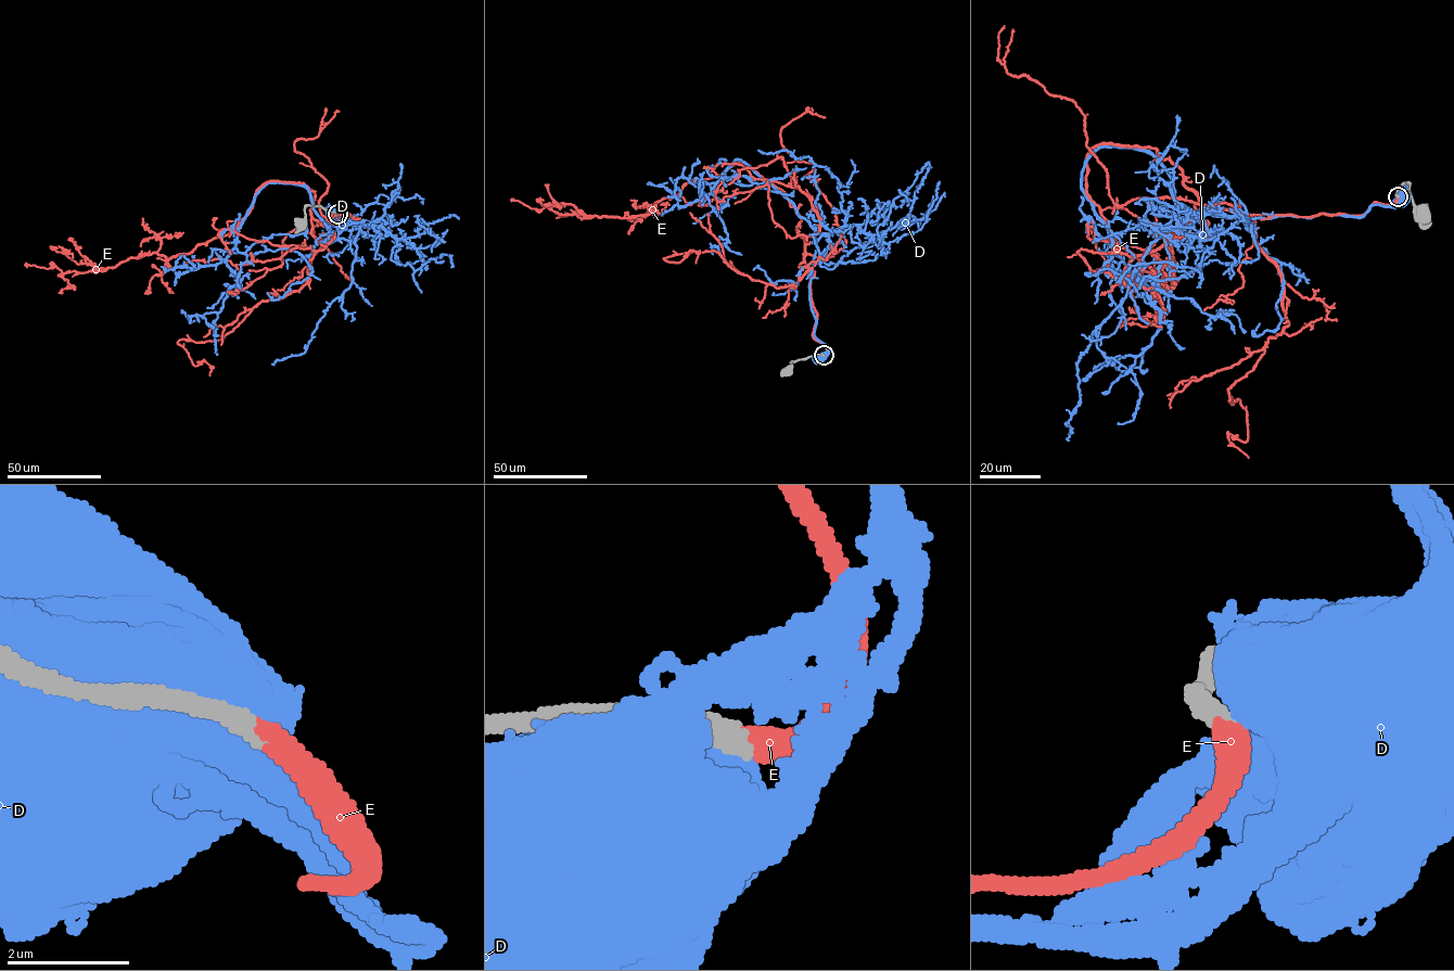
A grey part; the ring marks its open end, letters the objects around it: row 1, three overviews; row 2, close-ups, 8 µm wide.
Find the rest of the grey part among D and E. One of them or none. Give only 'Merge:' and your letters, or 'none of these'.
Merge: E

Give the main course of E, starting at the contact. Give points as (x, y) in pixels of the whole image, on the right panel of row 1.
E: (1398, 196), (1234, 213), (1155, 149), (1100, 143), (1086, 194), (1119, 244), (1175, 266), (1173, 288), (1146, 278)

